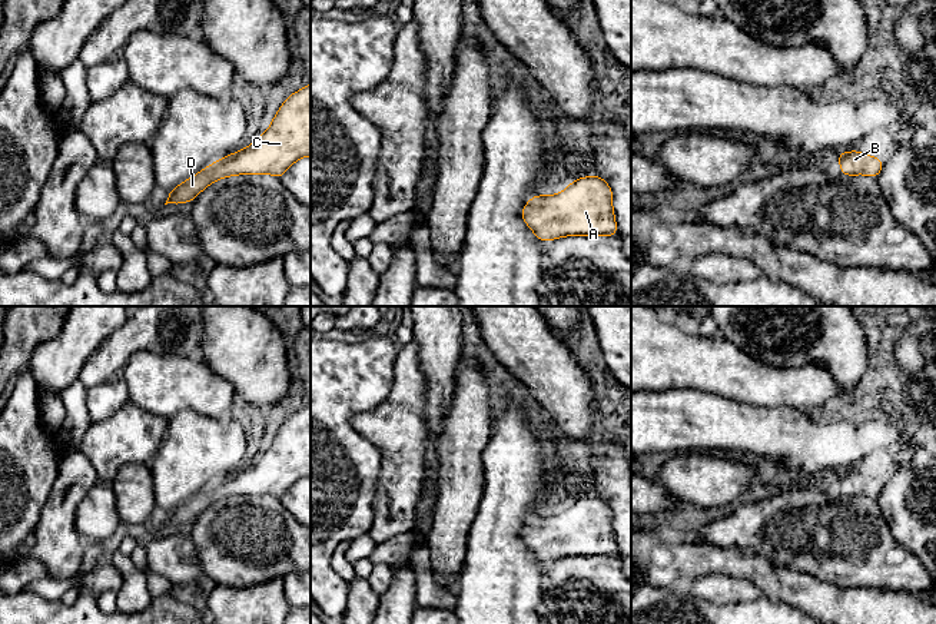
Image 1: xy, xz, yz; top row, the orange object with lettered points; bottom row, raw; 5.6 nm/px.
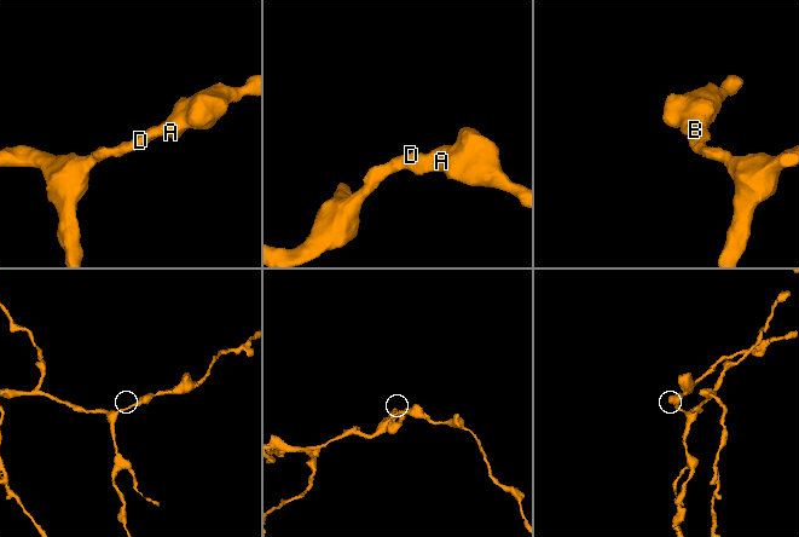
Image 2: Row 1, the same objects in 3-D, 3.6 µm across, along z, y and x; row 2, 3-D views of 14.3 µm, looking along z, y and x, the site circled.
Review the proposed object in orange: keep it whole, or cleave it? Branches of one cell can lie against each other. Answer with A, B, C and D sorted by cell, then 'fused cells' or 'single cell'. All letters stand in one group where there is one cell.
groups A B C D; single cell

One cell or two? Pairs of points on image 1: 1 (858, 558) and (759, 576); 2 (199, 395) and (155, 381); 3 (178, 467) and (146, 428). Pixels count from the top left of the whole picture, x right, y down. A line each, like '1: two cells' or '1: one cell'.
1: two cells
2: one cell
3: two cells

